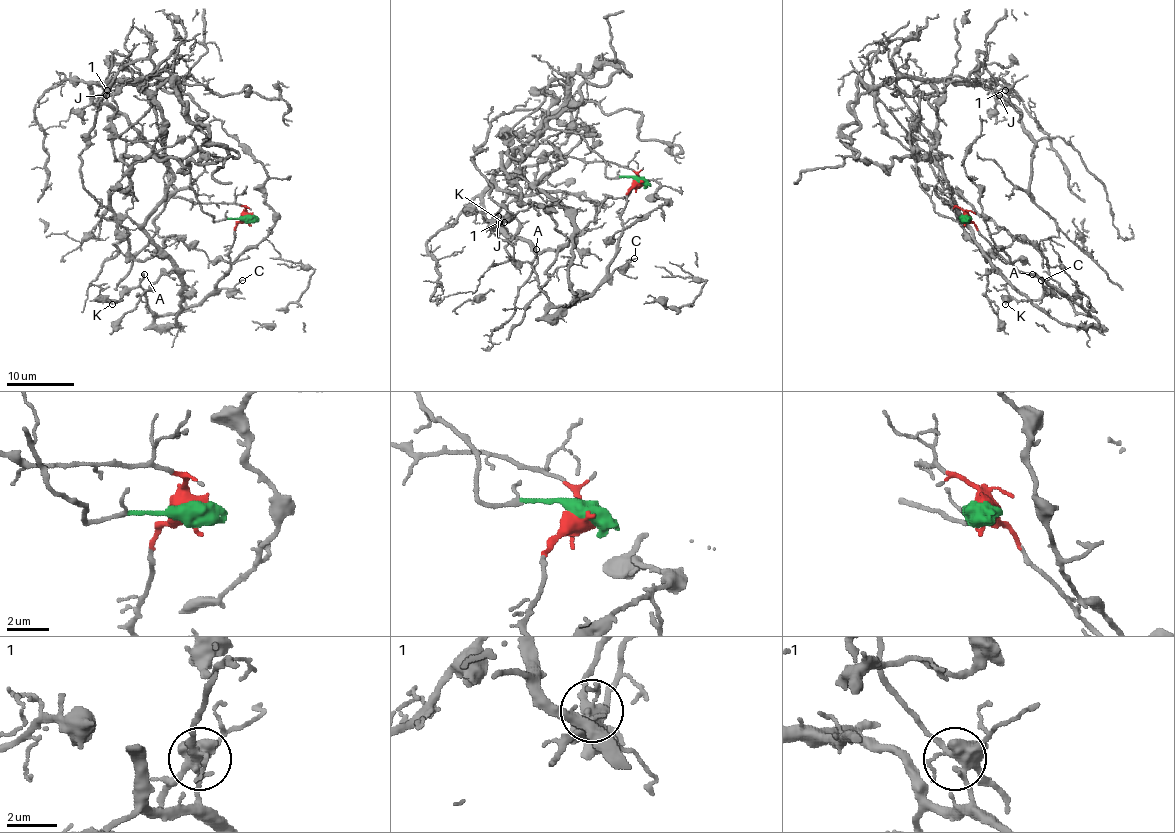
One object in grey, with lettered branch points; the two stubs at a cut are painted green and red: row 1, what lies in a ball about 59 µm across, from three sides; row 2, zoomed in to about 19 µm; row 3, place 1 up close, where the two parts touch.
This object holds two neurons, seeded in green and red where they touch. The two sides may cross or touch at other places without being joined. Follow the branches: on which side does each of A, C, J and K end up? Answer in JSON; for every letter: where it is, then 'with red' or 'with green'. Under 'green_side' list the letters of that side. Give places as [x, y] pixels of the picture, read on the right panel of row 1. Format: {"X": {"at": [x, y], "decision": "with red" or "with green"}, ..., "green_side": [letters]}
{"A": {"at": [1032, 274], "decision": "with red"}, "C": {"at": [1041, 280], "decision": "with red"}, "J": {"at": [999, 95], "decision": "with green"}, "K": {"at": [1005, 304], "decision": "with red"}, "green_side": ["J"]}

